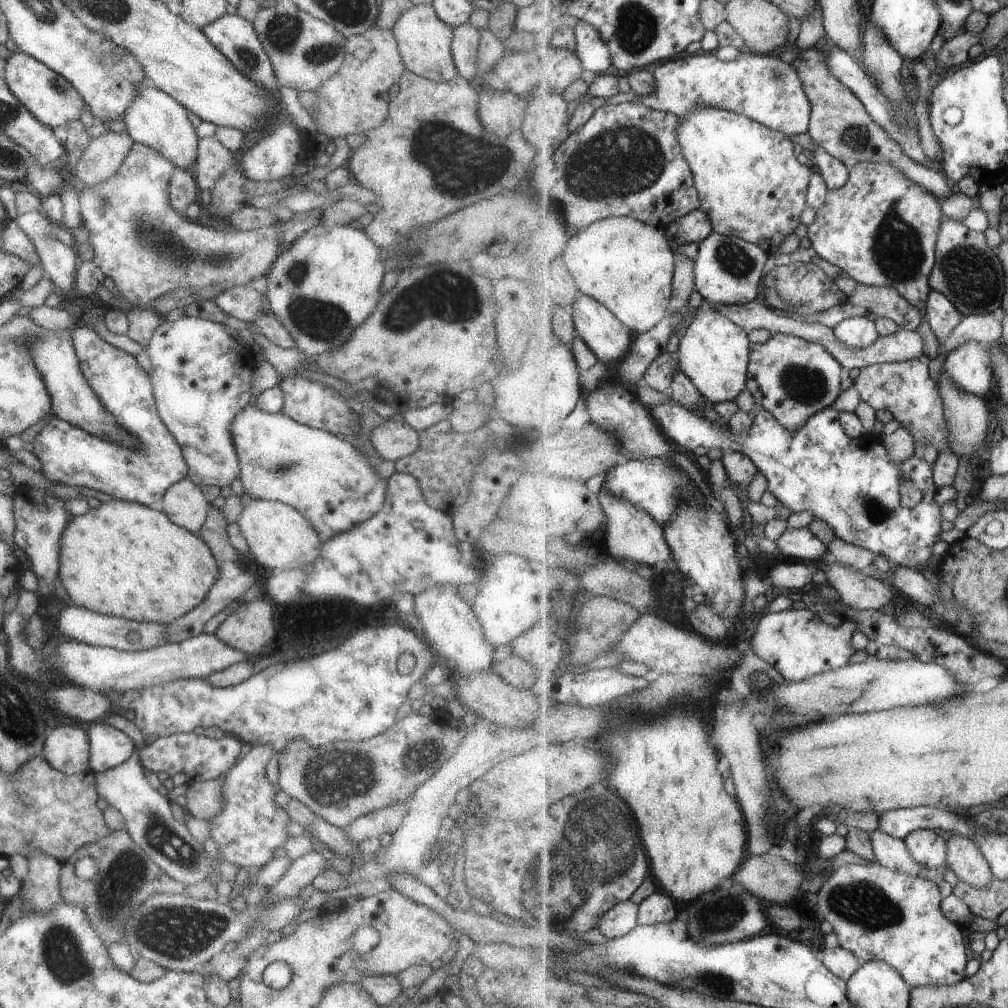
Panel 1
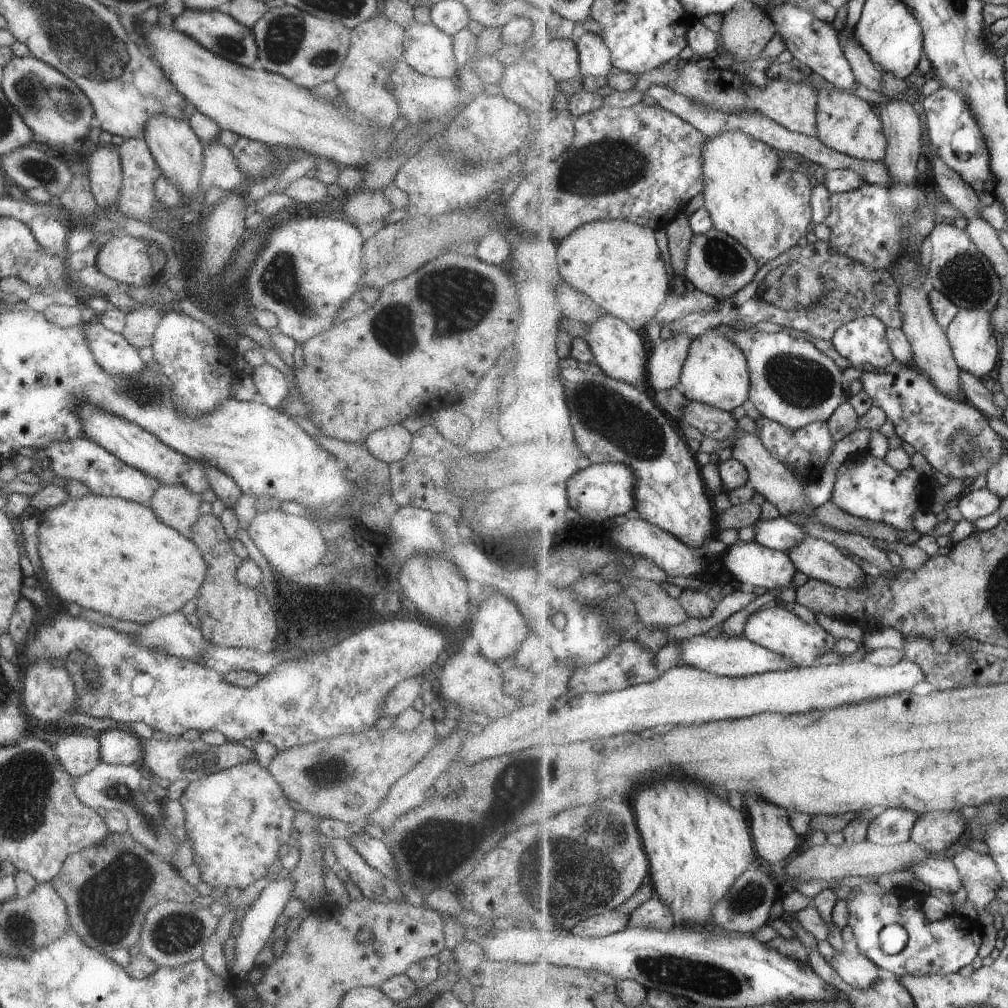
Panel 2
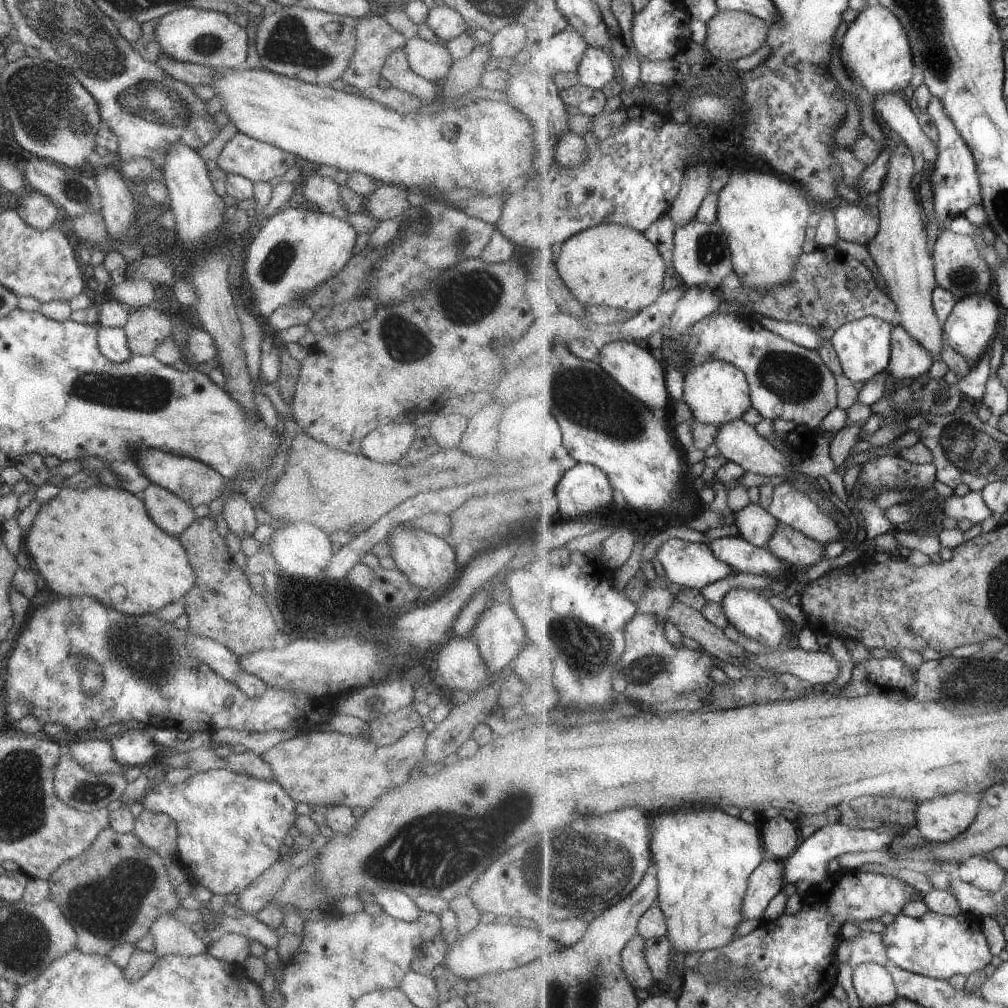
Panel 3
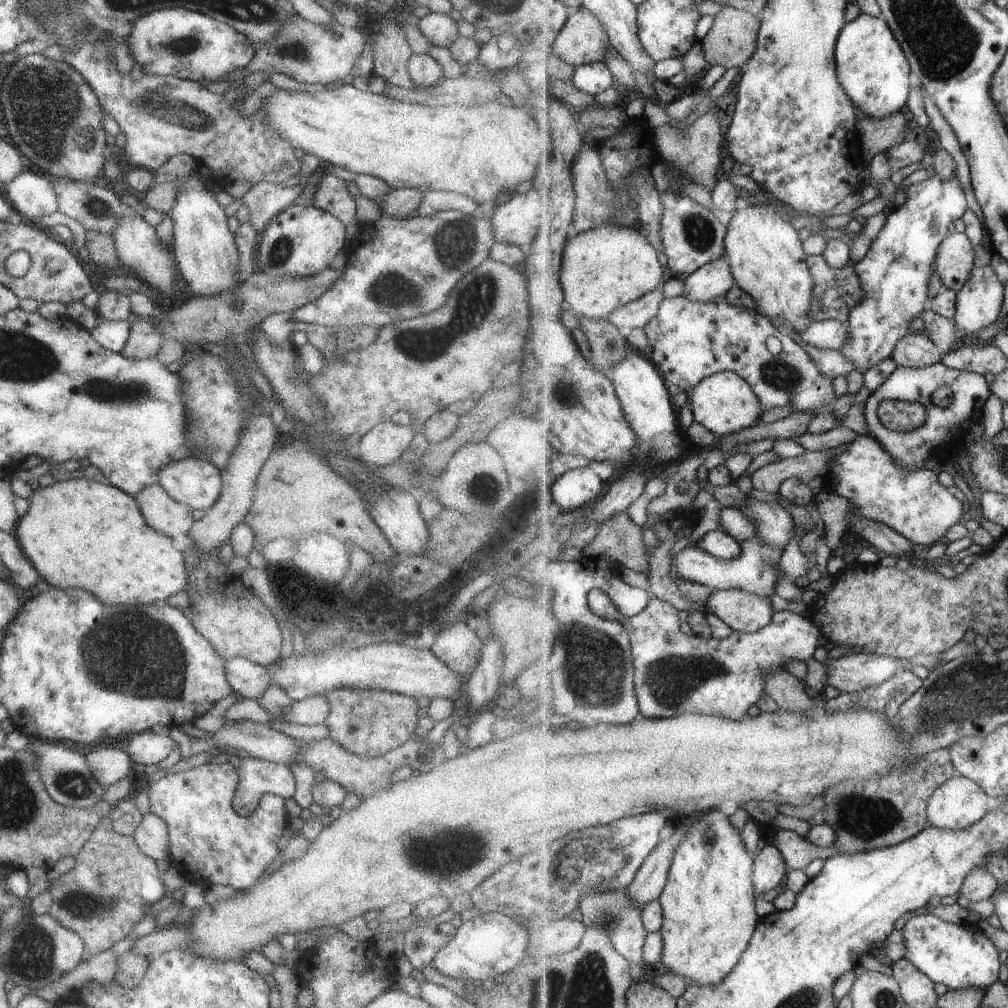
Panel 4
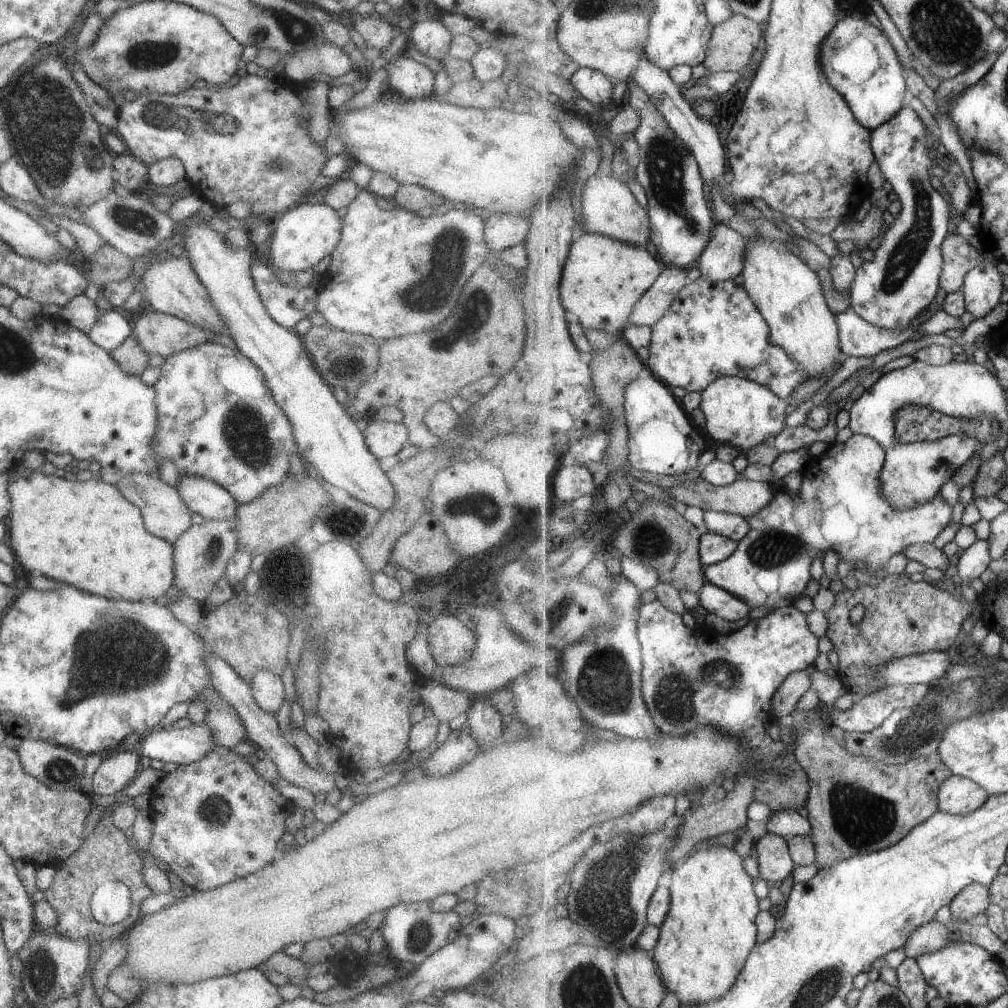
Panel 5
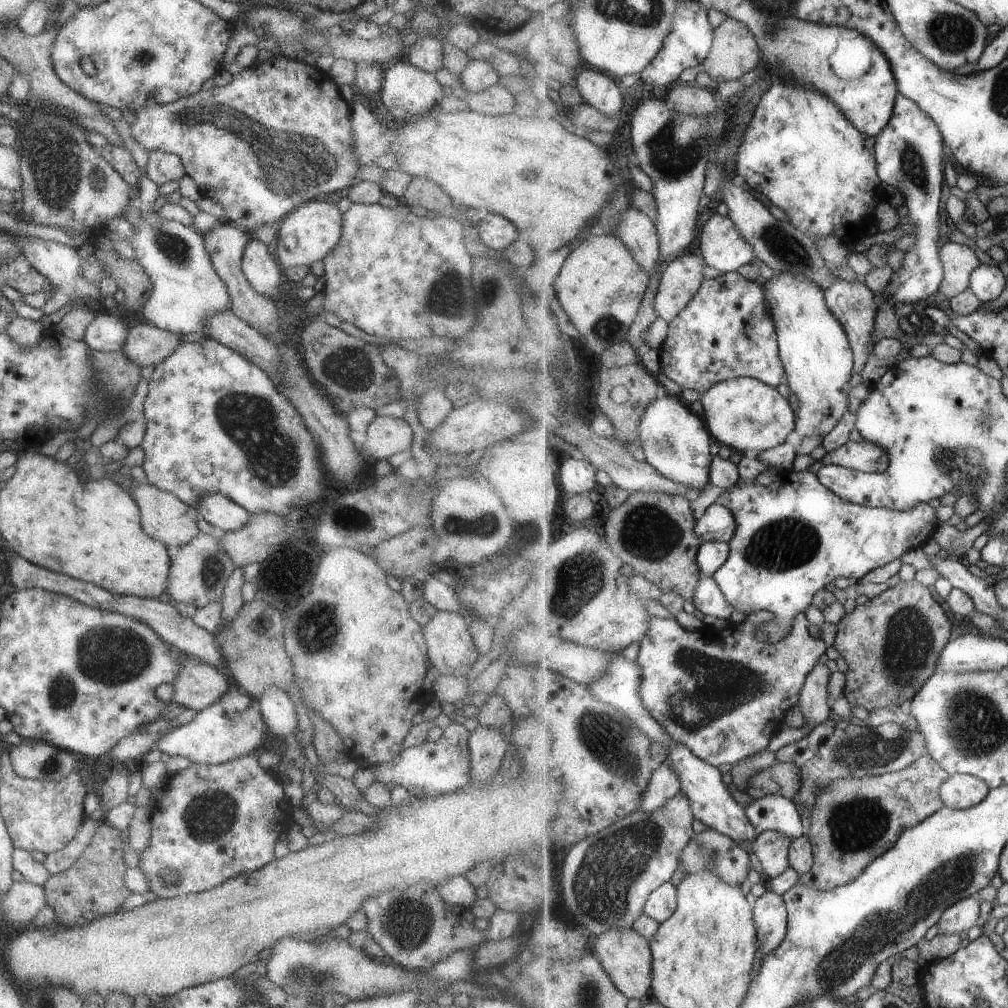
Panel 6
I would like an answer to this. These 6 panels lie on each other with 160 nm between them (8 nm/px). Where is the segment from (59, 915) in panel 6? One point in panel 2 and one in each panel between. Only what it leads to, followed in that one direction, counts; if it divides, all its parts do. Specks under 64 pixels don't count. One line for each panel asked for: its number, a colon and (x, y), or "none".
2: (105, 902)
3: (110, 893)
4: (110, 887)
5: (107, 854)

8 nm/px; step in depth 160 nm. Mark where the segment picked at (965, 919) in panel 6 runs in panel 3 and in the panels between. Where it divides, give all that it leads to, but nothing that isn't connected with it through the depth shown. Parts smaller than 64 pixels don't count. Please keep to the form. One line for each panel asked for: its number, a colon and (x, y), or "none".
3: (987, 875)
4: (981, 884)
5: (973, 899)

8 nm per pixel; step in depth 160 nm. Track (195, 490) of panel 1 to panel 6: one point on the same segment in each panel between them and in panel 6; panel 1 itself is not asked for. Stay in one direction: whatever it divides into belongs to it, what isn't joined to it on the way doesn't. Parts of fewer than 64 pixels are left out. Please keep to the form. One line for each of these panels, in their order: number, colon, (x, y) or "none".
2: (175, 506)
3: (169, 513)
4: (160, 512)
5: (164, 515)
6: (164, 518)

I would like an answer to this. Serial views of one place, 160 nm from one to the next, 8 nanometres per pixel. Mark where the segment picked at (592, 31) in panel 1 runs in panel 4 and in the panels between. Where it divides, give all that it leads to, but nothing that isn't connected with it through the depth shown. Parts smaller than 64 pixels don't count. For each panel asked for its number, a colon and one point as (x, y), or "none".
2: (595, 56)
3: (596, 70)
4: (593, 79)

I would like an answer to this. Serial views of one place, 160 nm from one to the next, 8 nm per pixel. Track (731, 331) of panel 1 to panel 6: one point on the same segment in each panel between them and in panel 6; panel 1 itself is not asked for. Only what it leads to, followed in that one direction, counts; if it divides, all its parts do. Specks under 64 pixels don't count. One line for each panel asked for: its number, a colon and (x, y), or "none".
2: (716, 372)
3: (716, 392)
4: (724, 403)
5: (740, 412)
6: (744, 414)

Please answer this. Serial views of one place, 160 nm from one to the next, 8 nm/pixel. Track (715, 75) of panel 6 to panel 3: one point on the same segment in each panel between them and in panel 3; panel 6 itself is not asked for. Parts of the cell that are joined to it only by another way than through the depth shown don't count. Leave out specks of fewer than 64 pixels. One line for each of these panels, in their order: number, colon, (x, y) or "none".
3: (732, 35)
4: (733, 39)
5: (734, 42)

